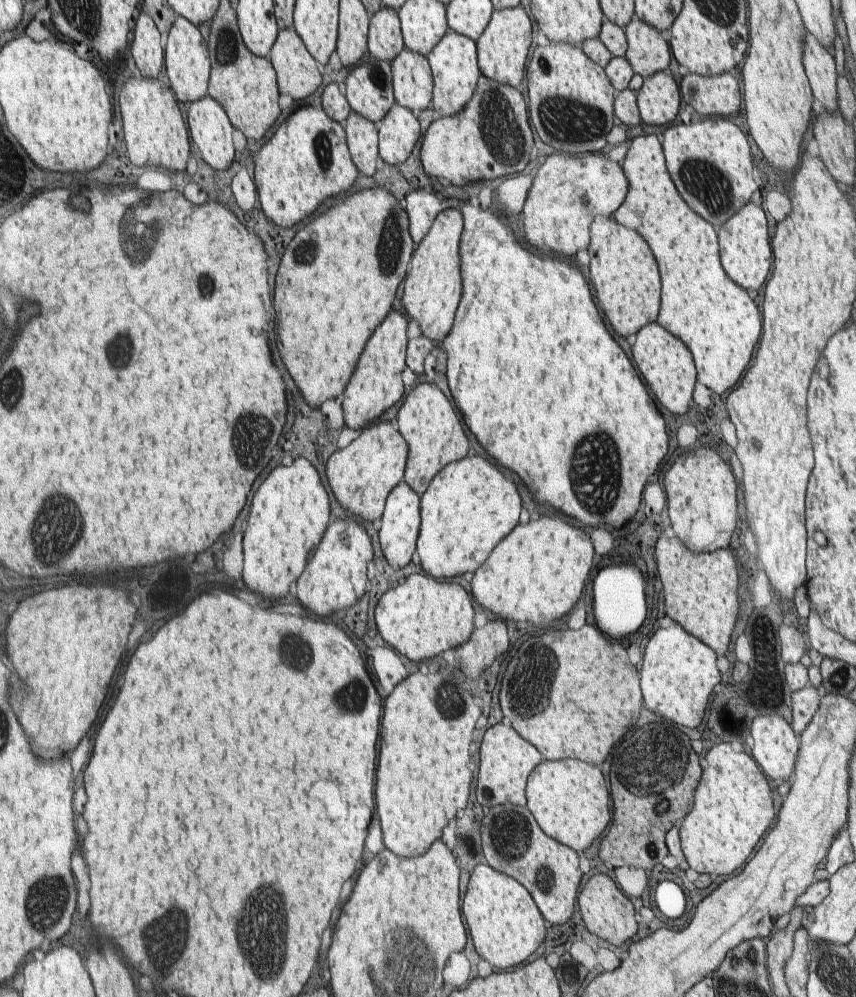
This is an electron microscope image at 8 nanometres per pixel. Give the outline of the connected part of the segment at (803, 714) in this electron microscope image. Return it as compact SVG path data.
M808 684L802 690L794 691L791 698L793 710L791 727L797 736L800 736L812 720L814 713L820 711L821 696L814 685Z

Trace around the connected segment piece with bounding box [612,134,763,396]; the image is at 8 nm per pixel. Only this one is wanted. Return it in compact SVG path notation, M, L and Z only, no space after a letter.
M655 134L643 135L631 140L621 167L629 181L625 202L613 214L614 220L645 237L653 251L660 273L660 314L657 323L677 336L689 349L696 361L698 382L718 396L734 388L740 376L752 360L760 334L763 334L763 314L746 294L746 289L736 284L721 265L720 237L717 228L695 213L684 202L664 162L662 144Z

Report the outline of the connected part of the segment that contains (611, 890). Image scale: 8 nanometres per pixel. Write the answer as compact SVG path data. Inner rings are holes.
M603 873L592 876L586 886L582 888L581 896L578 899L578 908L587 929L596 934L598 938L607 940L614 946L622 946L626 940L633 940L638 932L636 924L636 910L630 900L618 890L616 882L610 876Z

